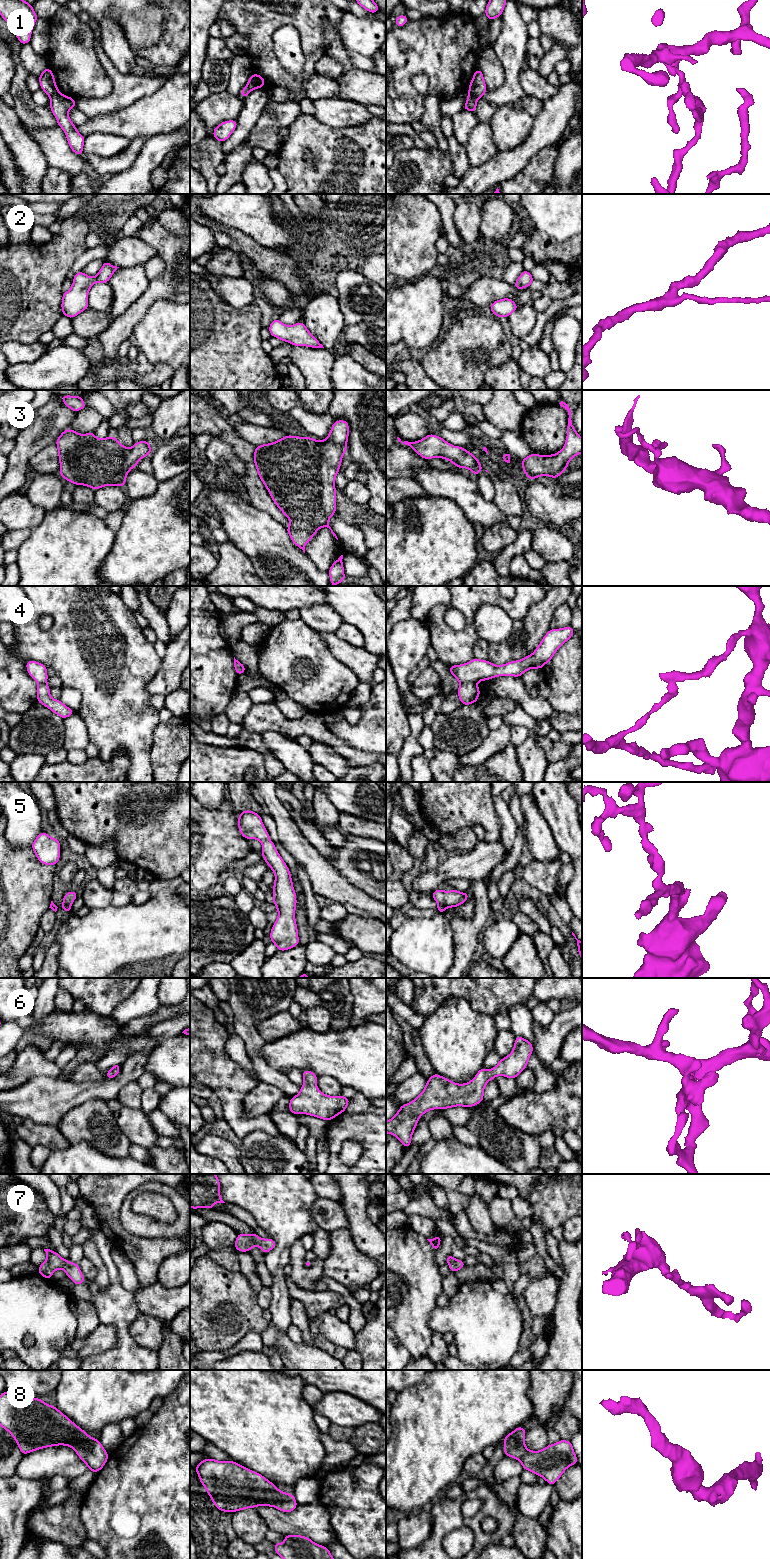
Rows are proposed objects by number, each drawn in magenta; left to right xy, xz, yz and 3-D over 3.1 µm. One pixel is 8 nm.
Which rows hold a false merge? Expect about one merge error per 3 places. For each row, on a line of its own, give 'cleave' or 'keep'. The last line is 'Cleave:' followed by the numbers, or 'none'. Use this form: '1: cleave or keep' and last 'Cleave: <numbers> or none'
1: cleave
2: keep
3: keep
4: cleave
5: keep
6: keep
7: keep
8: keep
Cleave: 1, 4

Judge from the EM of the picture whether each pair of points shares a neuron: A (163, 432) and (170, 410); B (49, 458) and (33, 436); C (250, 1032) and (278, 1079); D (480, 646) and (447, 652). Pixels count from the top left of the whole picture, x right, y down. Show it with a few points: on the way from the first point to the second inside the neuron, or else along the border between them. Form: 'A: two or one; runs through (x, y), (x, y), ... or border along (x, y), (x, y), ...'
A: one; runs through (165, 427), (170, 415)
B: two; border along (54, 442), (38, 451), (29, 460), (28, 464)
C: one; runs through (253, 1044), (256, 1058), (266, 1070)
D: two; border along (479, 638), (473, 650), (473, 657)

